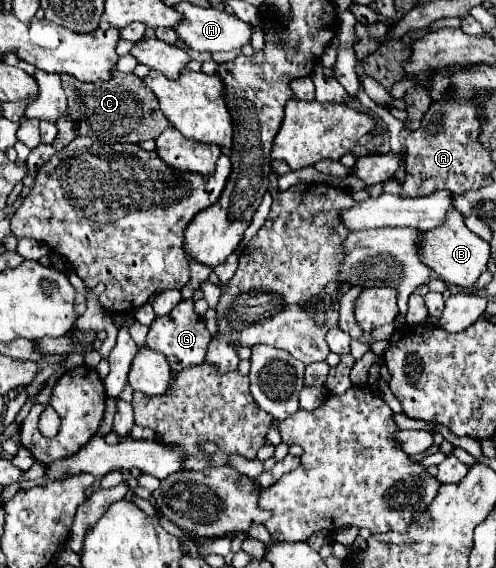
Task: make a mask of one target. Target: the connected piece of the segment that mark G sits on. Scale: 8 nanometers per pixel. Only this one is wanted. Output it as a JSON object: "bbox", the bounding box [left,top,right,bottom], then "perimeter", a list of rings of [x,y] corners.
{"bbox":[147,300,211,374],"perimeter":[[[181,300],[167,316],[155,318],[155,322],[149,328],[149,336],[147,336],[147,346],[155,352],[161,352],[169,360],[171,372],[175,374],[189,366],[201,364],[205,360],[209,342],[211,342],[211,334],[207,332],[203,318],[195,314],[193,300]]]}

